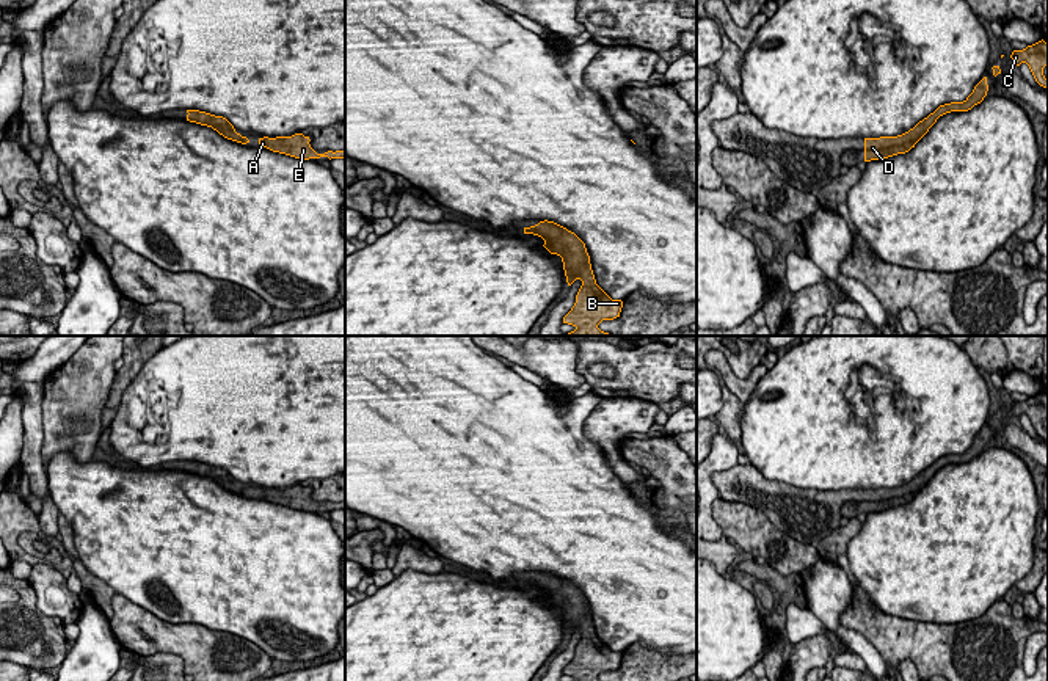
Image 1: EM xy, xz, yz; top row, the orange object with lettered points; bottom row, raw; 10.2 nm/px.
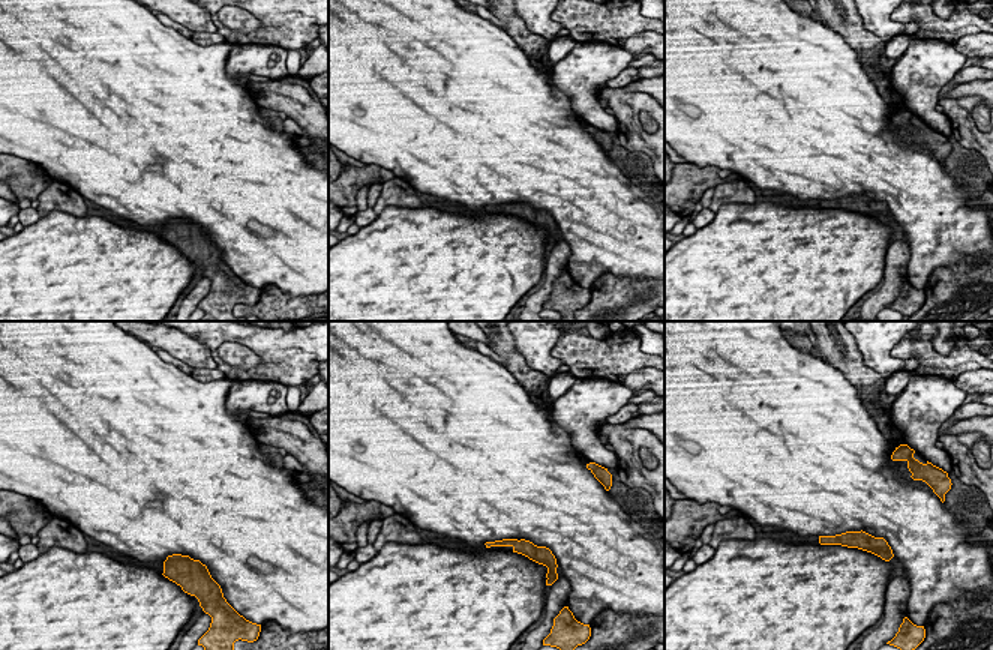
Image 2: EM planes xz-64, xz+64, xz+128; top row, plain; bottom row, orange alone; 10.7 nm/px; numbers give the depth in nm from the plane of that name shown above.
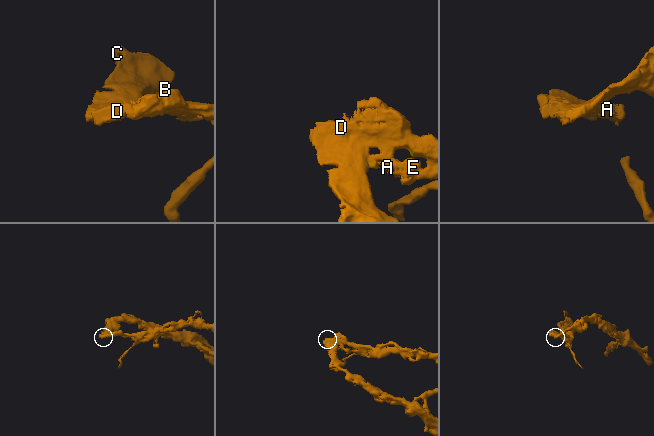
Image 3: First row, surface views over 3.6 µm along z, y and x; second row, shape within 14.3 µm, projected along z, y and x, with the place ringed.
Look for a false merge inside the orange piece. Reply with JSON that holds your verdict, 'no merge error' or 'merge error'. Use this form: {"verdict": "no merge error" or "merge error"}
{"verdict": "merge error"}

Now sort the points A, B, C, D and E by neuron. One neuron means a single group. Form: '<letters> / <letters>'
A D E / B C

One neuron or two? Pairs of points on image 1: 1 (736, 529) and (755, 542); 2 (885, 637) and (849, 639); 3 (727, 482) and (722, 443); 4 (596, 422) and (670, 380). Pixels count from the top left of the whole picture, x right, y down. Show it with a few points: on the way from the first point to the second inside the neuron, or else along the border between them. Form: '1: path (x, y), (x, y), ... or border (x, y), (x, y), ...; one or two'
1: path (741, 529), (750, 537); one
2: border (847, 604), (840, 622), (857, 630), (885, 664); two
3: border (736, 463), (713, 474); two
4: border (603, 396), (636, 396), (658, 405); two

